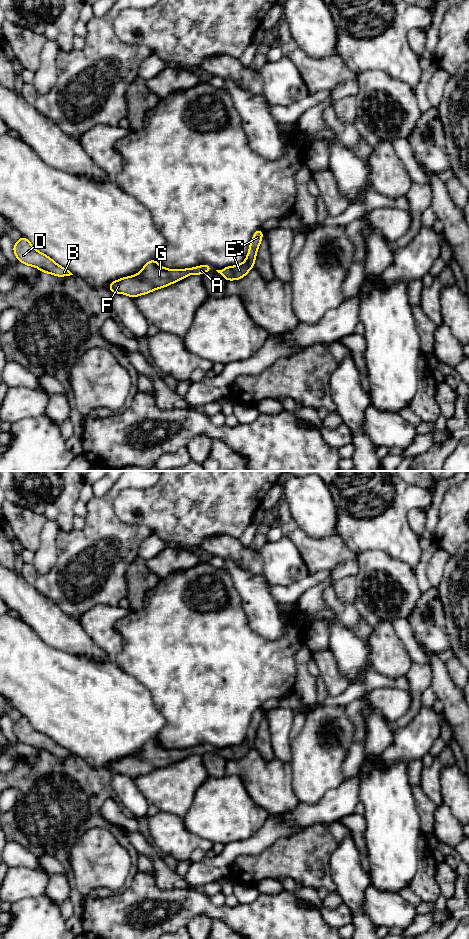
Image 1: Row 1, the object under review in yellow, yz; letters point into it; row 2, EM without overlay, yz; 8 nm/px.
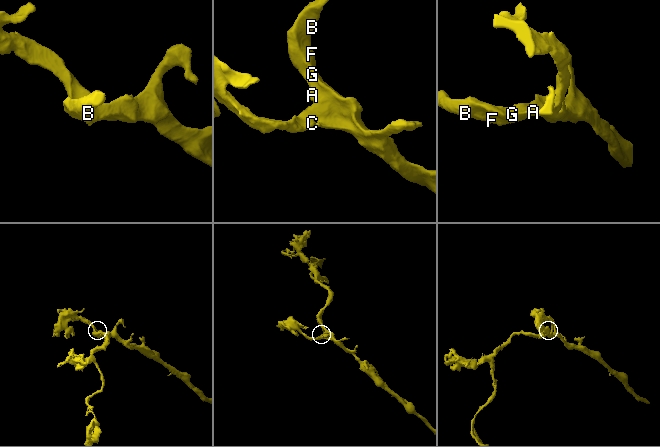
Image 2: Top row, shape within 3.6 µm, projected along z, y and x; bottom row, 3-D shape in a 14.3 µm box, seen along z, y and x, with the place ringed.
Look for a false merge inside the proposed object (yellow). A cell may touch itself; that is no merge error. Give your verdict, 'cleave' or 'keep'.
keep

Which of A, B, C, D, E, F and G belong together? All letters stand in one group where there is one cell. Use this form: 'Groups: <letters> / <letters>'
Groups: A B C D E F G

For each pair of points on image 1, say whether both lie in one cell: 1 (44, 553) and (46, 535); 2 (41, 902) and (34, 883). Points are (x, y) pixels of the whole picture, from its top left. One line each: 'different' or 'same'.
1: same
2: different

